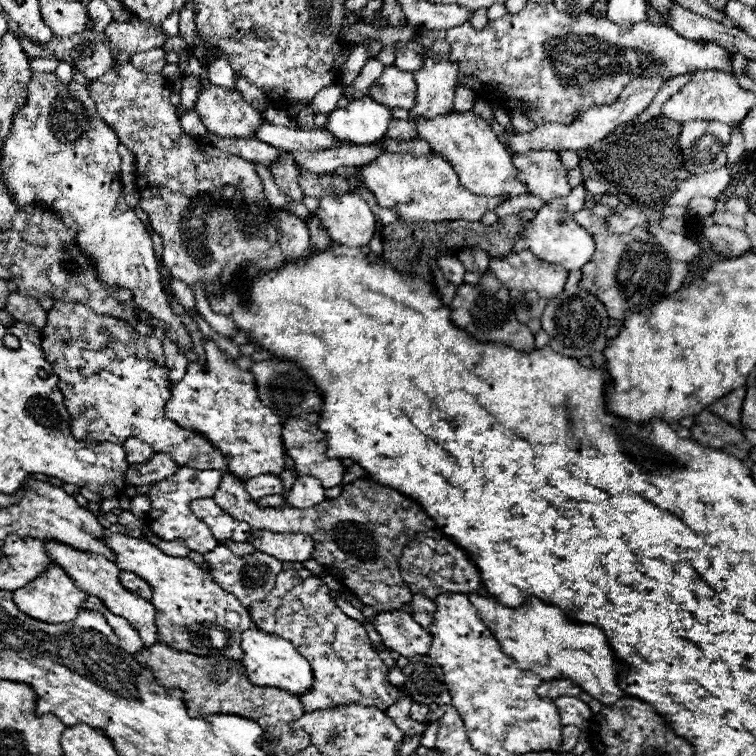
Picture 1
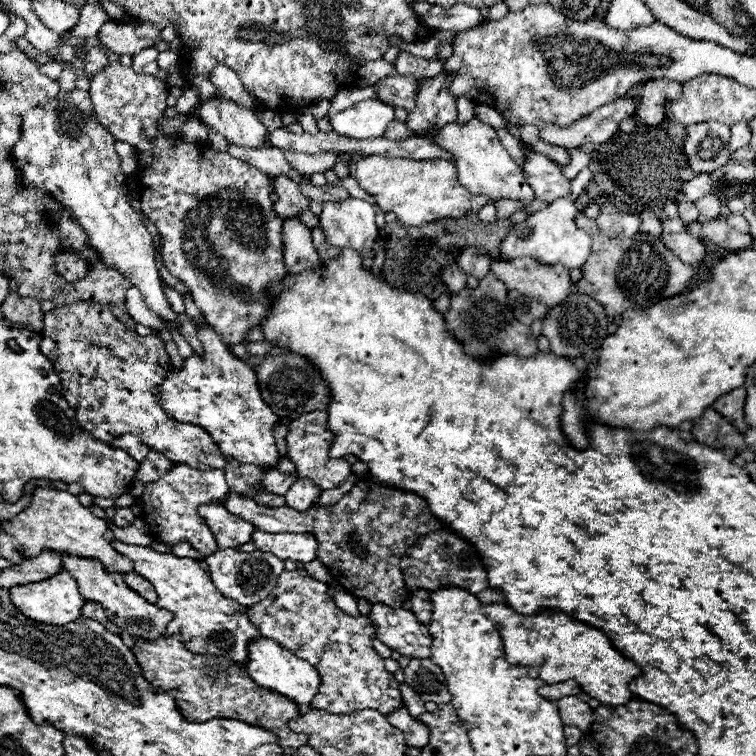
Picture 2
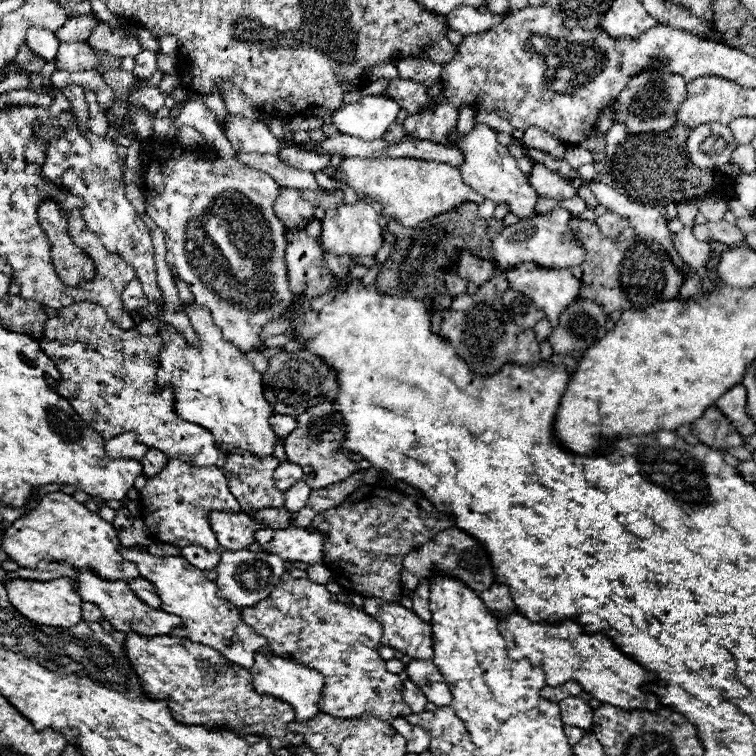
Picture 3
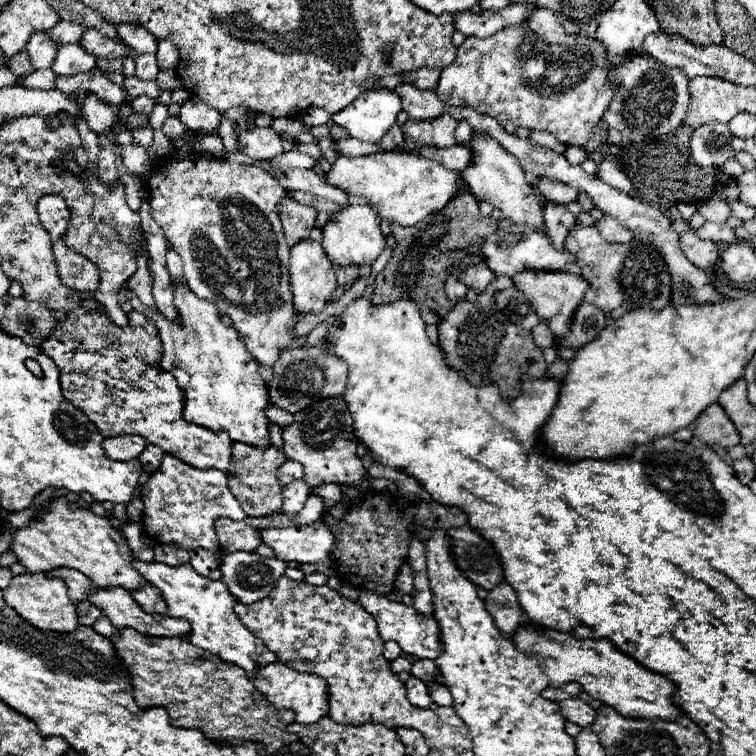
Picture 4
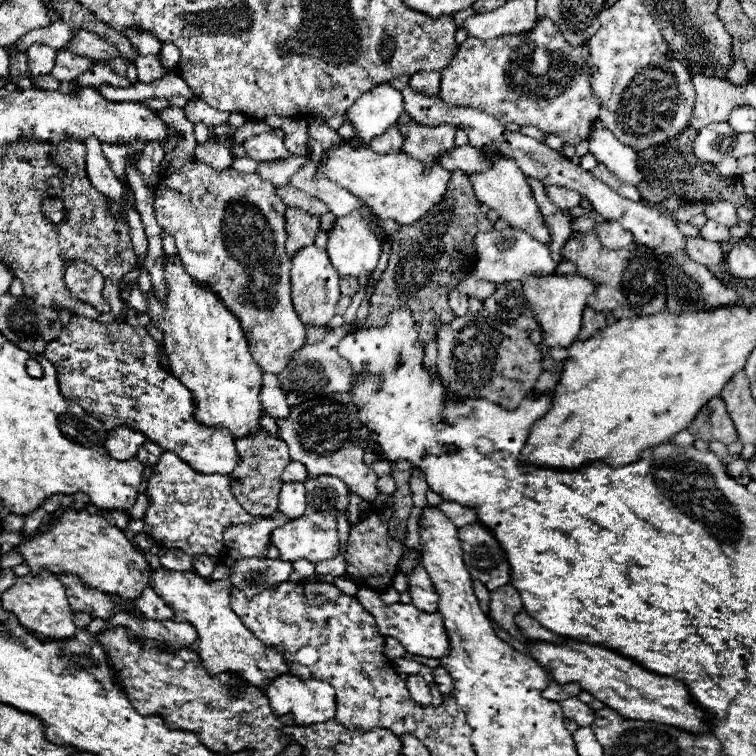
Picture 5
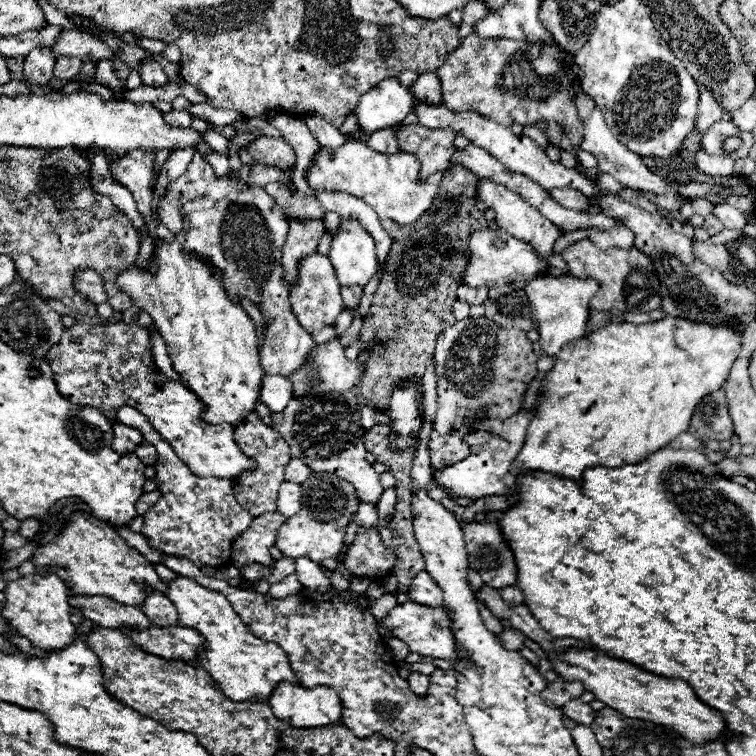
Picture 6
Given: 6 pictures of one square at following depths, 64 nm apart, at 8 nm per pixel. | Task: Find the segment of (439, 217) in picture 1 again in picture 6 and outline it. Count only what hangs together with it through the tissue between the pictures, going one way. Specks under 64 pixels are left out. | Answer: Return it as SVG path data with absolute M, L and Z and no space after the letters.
M346 142L340 148L322 148L314 166L308 170L310 188L342 190L364 200L380 220L394 220L396 224L412 224L434 202L444 172L436 172L428 178L420 178L420 160L412 154L380 154L364 142Z

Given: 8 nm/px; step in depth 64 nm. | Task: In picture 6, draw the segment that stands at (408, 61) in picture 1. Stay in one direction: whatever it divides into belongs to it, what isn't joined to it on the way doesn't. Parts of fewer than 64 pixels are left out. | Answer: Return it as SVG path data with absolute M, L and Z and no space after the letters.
M422 72L414 82L412 82L412 94L420 100L426 102L440 102L442 100L442 90L440 90L440 80L436 72Z

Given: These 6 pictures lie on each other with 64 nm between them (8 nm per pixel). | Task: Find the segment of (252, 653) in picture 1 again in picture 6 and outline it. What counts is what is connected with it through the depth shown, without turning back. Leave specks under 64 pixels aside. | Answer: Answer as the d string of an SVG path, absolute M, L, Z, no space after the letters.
M280 682L272 696L270 708L276 718L290 718L296 728L326 726L330 722L340 722L340 698L328 686L304 688L302 684Z

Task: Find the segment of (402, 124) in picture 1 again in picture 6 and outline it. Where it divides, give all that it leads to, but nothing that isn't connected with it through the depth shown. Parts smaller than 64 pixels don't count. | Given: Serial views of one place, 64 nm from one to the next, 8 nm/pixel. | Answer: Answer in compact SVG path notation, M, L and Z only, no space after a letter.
M386 128L386 130L380 130L380 132L374 132L370 138L368 138L368 146L376 152L384 152L384 154L394 154L394 152L400 152L398 148L398 140L396 140L396 134L392 128Z

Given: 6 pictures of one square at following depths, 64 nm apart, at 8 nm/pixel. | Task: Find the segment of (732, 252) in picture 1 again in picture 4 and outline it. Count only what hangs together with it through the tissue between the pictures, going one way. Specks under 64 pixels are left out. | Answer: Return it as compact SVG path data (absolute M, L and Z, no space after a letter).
M707 221L696 230L696 236L702 240L712 240L714 242L728 242L734 244L738 240L738 236L734 234L734 228L730 228L728 224L714 224L714 222Z

